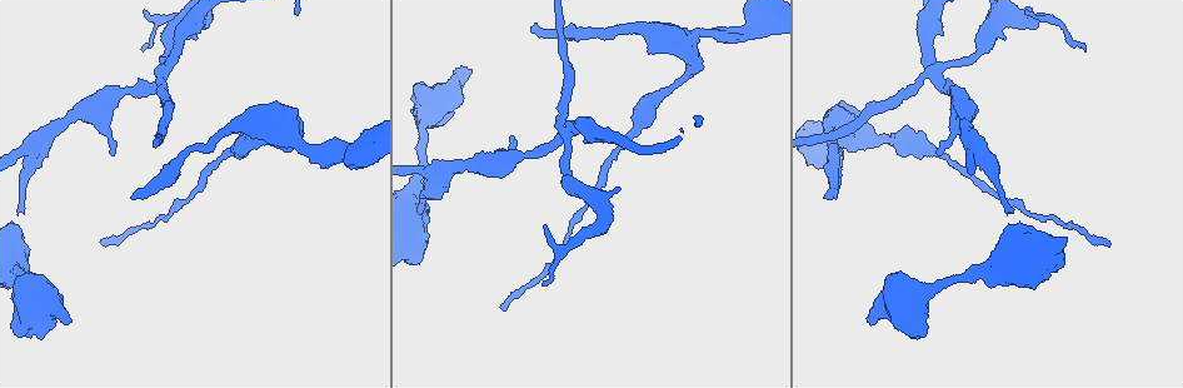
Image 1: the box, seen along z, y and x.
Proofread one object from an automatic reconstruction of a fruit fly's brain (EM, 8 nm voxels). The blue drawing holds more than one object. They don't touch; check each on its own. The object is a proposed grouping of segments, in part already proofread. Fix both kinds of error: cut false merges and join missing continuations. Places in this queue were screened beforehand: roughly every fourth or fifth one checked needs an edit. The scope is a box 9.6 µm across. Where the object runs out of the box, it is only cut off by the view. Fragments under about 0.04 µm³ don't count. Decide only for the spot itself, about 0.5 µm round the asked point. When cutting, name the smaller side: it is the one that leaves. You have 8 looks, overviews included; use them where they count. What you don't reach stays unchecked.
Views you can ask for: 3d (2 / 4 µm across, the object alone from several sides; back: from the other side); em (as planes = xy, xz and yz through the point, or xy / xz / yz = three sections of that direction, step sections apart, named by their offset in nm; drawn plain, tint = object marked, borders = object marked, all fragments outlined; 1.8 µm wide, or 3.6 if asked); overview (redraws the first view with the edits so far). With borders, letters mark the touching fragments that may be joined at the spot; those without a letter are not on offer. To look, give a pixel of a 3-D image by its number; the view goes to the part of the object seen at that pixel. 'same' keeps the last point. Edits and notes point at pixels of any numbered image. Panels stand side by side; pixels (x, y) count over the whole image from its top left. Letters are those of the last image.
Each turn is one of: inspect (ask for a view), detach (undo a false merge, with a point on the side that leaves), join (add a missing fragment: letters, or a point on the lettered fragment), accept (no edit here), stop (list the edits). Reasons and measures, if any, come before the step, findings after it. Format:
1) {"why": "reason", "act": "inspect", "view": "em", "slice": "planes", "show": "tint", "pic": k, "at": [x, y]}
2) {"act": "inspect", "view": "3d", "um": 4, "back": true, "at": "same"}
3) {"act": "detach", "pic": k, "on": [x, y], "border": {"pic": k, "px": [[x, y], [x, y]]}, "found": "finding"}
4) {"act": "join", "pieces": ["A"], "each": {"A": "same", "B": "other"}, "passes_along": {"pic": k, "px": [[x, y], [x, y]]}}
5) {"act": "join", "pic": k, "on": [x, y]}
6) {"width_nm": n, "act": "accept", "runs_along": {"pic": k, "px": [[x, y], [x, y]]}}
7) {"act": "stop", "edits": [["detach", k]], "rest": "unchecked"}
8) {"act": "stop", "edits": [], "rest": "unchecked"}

{"why": "stops while still wide", "act": "inspect", "view": "3d", "um": 2, "pic": 1, "at": [869, 321]}

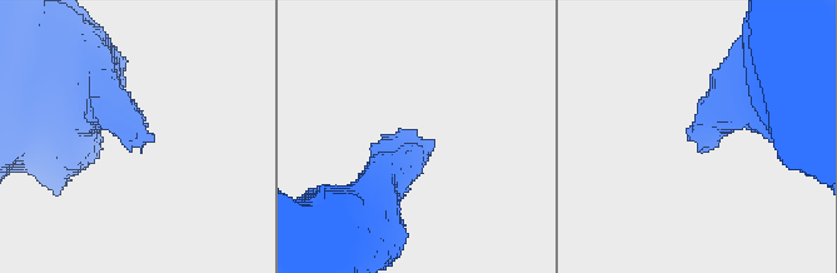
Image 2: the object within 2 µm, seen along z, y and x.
{"why": "now the EM", "act": "inspect", "view": "em", "slice": "planes", "show": "plain", "pic": 2, "at": [137, 137]}

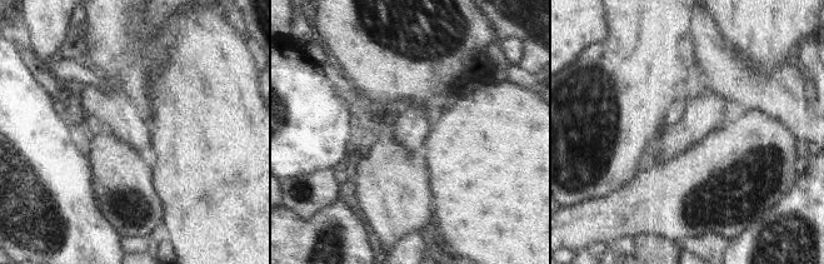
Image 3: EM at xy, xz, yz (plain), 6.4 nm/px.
{"act": "inspect", "view": "em", "slice": "planes", "show": "borders", "at": "same"}

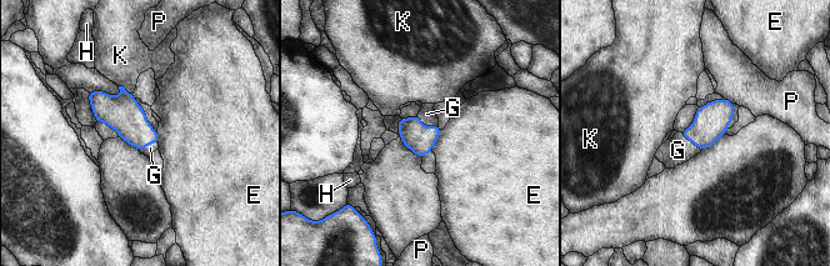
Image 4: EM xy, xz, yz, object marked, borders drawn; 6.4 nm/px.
{"act": "join", "pieces": ["G"], "each": {"E": "other", "G": "same", "H": "other", "K": "other", "P": "other"}, "passes_along": {"pic": 4, "px": [[419, 139], [425, 126], [426, 114]]}, "found": "it goes on there"}

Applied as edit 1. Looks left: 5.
{"why": "see it whole again", "act": "inspect", "view": "overview"}

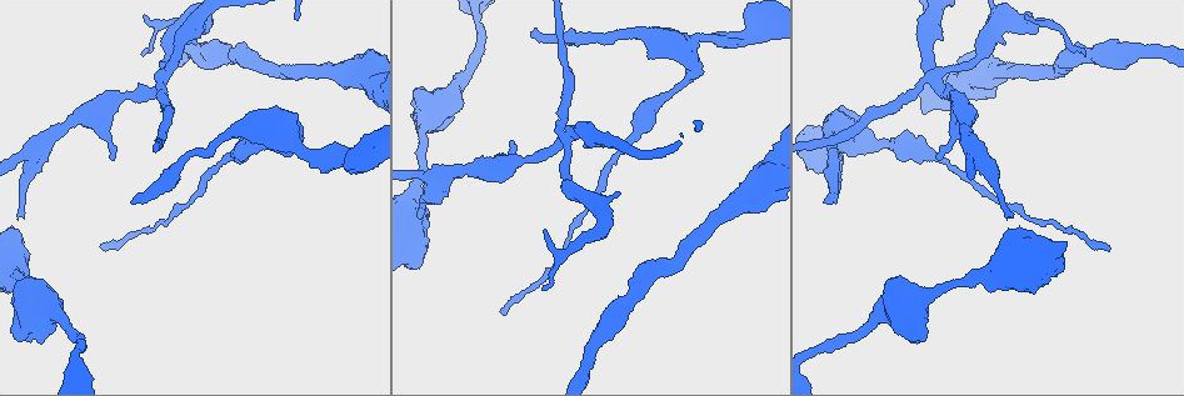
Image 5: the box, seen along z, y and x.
{"why": "branch stops here", "act": "inspect", "view": "3d", "um": 2, "pic": 5, "at": [533, 30]}

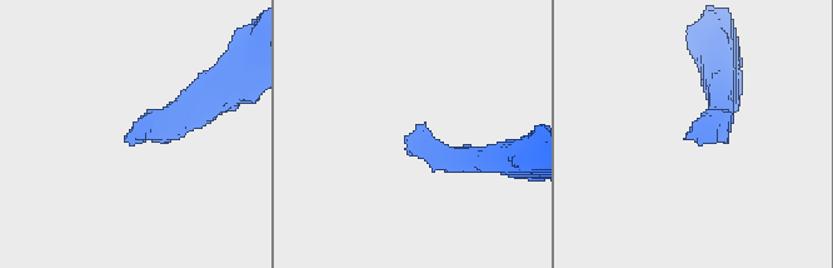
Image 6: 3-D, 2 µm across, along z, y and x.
{"act": "inspect", "view": "em", "slice": "planes", "show": "borders", "pic": 6, "at": [418, 126]}

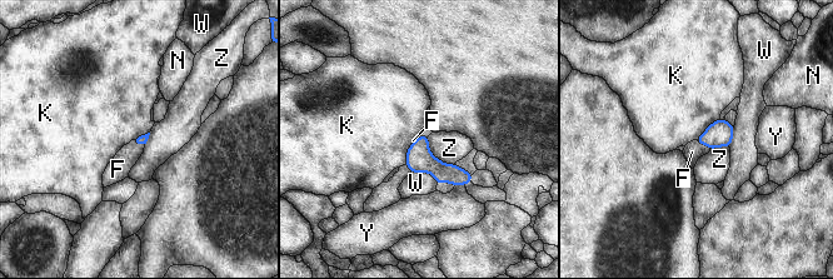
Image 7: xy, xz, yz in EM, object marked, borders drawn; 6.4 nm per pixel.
{"act": "join", "pieces": ["F"], "each": {"F": "same", "K": "other", "N": "other", "W": "other", "Y": "other", "Z": "other"}, "passes_along": {"pic": 7, "px": [[719, 133], [702, 143], [692, 152]]}, "found": "it goes on there"}

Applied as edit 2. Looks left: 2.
{"act": "stop", "edits": [["join", 4], ["join", 7]], "rest": "unchecked"}

